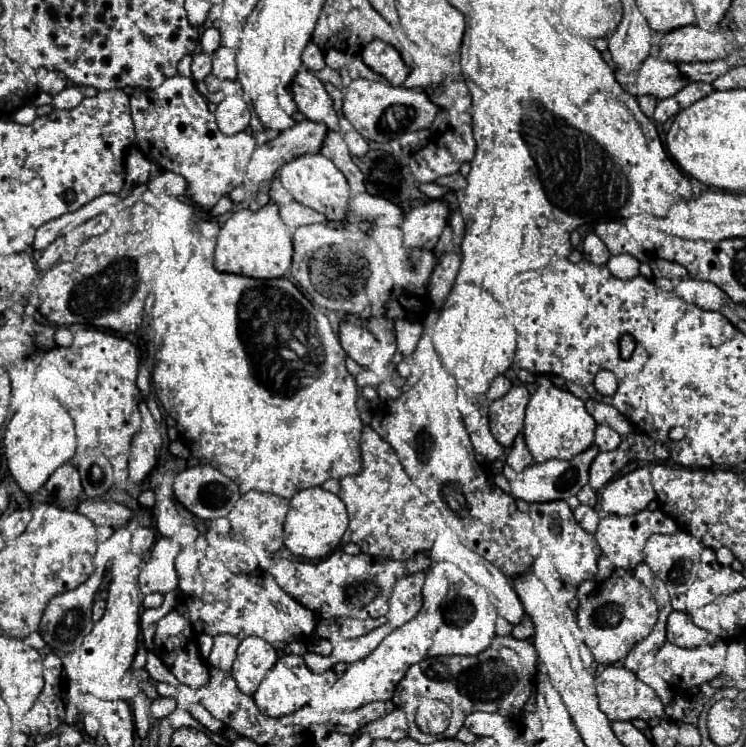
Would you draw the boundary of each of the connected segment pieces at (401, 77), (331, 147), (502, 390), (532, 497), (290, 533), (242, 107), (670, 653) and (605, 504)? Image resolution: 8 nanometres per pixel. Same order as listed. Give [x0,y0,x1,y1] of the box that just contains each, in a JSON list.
[[362,40,410,86],[318,130,364,194],[486,376,510,402],[512,444,598,504],[284,488,348,560],[216,94,252,134],[654,638,726,686],[602,466,656,516]]

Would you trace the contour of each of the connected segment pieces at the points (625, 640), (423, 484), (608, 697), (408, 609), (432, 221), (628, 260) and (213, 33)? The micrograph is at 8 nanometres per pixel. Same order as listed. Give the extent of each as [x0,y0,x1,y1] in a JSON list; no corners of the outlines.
[[576,568,658,664],[371,332,540,578],[596,664,664,722],[386,570,426,628],[400,202,448,250],[608,254,638,280],[200,26,220,54]]

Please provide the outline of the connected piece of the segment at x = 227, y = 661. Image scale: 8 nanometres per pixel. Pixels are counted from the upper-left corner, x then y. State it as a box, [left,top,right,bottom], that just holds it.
[208,634,238,670]

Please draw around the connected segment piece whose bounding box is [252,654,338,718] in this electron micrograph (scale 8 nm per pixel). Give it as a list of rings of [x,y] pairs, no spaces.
[[[284,654],[280,656],[280,660],[274,664],[274,668],[268,672],[268,676],[260,682],[258,690],[252,694],[258,710],[262,710],[262,714],[272,716],[272,718],[280,718],[286,714],[292,714],[296,710],[300,710],[302,706],[306,706],[312,696],[324,688],[324,686],[332,686],[338,680],[338,674],[334,670],[326,670],[322,674],[312,672],[302,656],[296,654]]]

